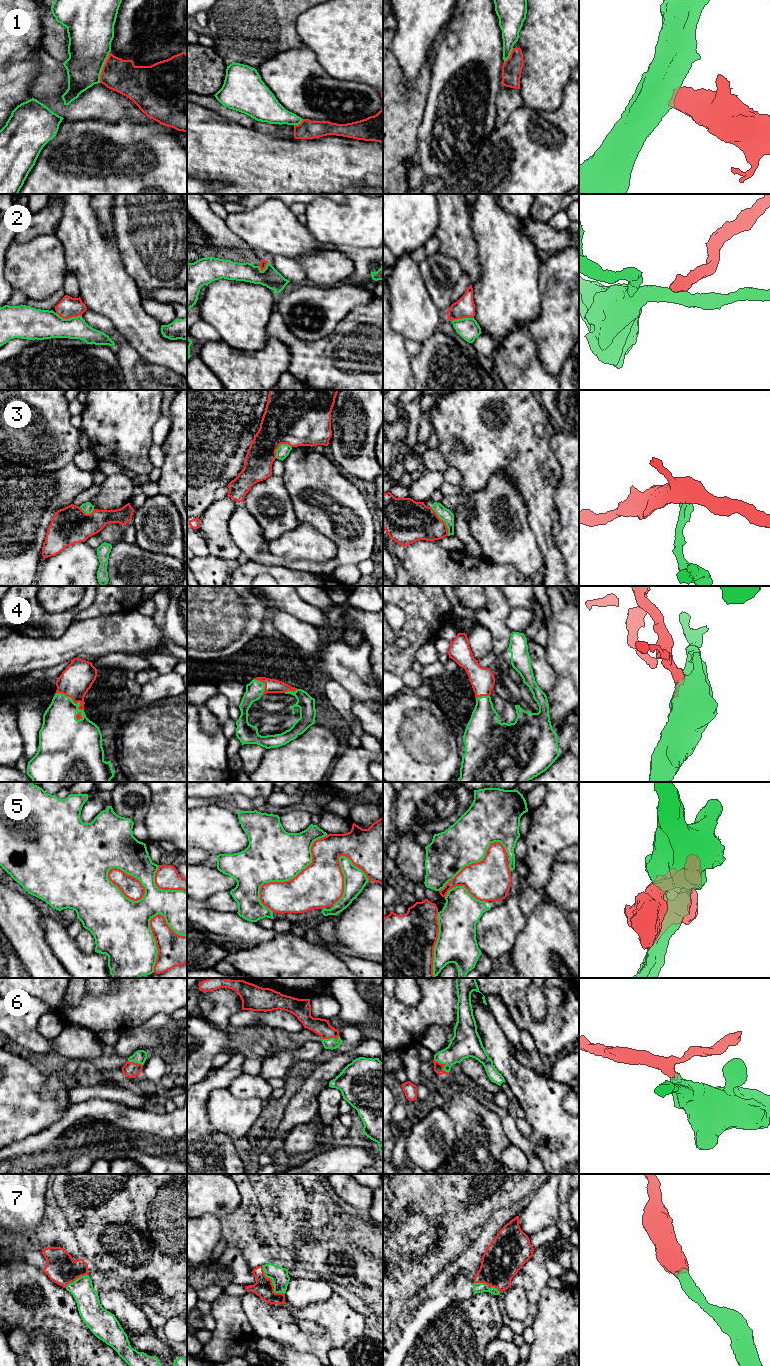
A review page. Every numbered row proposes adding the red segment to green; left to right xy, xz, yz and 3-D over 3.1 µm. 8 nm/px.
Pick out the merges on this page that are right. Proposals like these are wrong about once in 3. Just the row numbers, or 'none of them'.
4, 6, 7

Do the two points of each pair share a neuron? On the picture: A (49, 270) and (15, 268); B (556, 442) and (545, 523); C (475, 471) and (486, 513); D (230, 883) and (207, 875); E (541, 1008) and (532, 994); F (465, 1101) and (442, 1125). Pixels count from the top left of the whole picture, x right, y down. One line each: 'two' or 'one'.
A: one
B: two
C: two
D: one
E: one
F: two

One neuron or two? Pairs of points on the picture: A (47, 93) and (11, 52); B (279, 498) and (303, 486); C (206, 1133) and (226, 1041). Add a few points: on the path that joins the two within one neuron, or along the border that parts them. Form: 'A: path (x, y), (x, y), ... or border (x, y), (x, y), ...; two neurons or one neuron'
A: border (36, 55), (39, 74), (29, 86), (31, 97); two neurons
B: border (281, 476), (296, 516); two neurons
C: border (236, 1048), (231, 1054); two neurons

